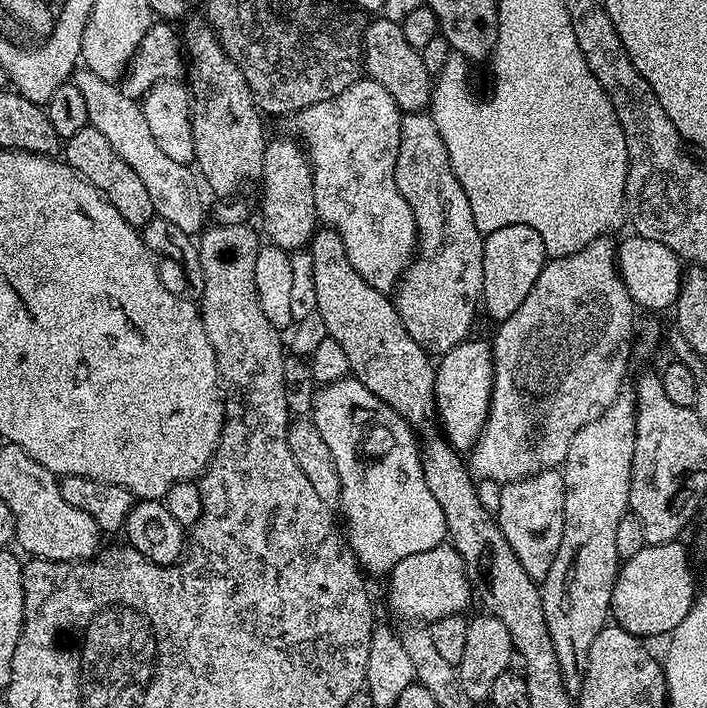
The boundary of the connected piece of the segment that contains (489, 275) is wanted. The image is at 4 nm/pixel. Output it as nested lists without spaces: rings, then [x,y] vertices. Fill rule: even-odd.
[[[515,224],[514,226],[502,226],[502,230],[494,230],[484,236],[484,261],[482,262],[482,274],[484,275],[484,294],[482,297],[483,311],[488,311],[488,316],[493,322],[499,322],[510,318],[518,306],[522,306],[522,298],[530,294],[538,274],[544,269],[546,263],[546,253],[544,243],[534,230],[525,224]]]

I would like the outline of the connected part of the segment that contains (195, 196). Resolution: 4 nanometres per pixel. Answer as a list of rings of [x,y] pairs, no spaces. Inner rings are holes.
[[[77,67],[70,80],[78,86],[78,90],[82,90],[89,125],[98,130],[98,134],[103,134],[106,142],[110,142],[110,150],[114,150],[114,154],[122,158],[122,162],[126,162],[126,166],[130,166],[138,178],[142,178],[142,186],[146,186],[146,194],[150,194],[150,202],[154,202],[156,216],[178,226],[178,230],[187,236],[195,237],[205,231],[206,204],[204,208],[205,193],[201,181],[189,165],[174,162],[174,158],[168,157],[162,146],[154,142],[154,134],[146,123],[143,107],[137,101],[126,98],[113,81],[98,78],[98,74],[89,68]]]

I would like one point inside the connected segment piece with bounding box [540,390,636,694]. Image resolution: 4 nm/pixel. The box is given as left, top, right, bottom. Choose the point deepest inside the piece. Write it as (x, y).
(576, 596)

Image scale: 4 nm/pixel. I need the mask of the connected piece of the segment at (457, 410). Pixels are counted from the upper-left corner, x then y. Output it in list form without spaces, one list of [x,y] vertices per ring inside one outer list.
[[[469,338],[464,343],[454,346],[449,352],[443,353],[435,365],[435,370],[435,415],[439,419],[441,416],[448,423],[448,433],[446,433],[448,443],[461,454],[471,453],[472,447],[476,445],[486,426],[486,418],[490,410],[494,382],[491,343],[487,339]]]

